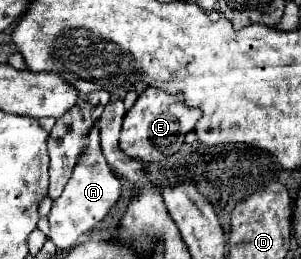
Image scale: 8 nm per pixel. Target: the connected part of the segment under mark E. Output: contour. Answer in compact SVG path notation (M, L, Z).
M146 89L124 117L124 125L120 133L120 149L128 157L142 163L162 161L174 155L182 147L184 135L194 129L198 119L200 119L200 109L186 107L184 103L176 101L172 95L164 93L162 89Z

